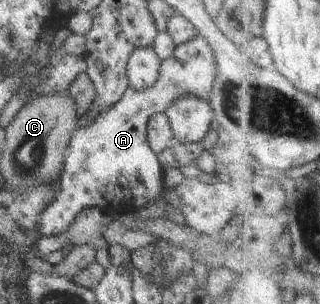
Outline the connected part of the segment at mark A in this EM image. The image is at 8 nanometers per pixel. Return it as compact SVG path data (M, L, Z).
M197 35L184 45L177 45L170 59L161 61L158 81L139 92L129 87L122 99L108 109L102 109L88 123L77 127L70 137L63 163L64 171L58 191L46 209L41 213L39 233L54 237L64 233L86 207L98 207L110 213L110 207L145 207L162 205L163 217L187 225L184 214L168 203L169 189L162 183L163 169L147 141L147 123L154 114L164 114L170 105L182 95L194 95L210 103L210 91L216 79L214 53L203 36Z

